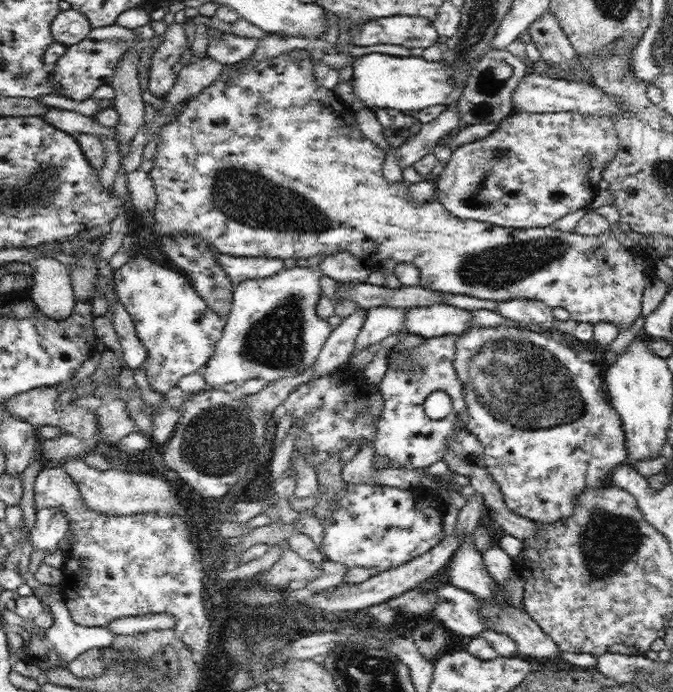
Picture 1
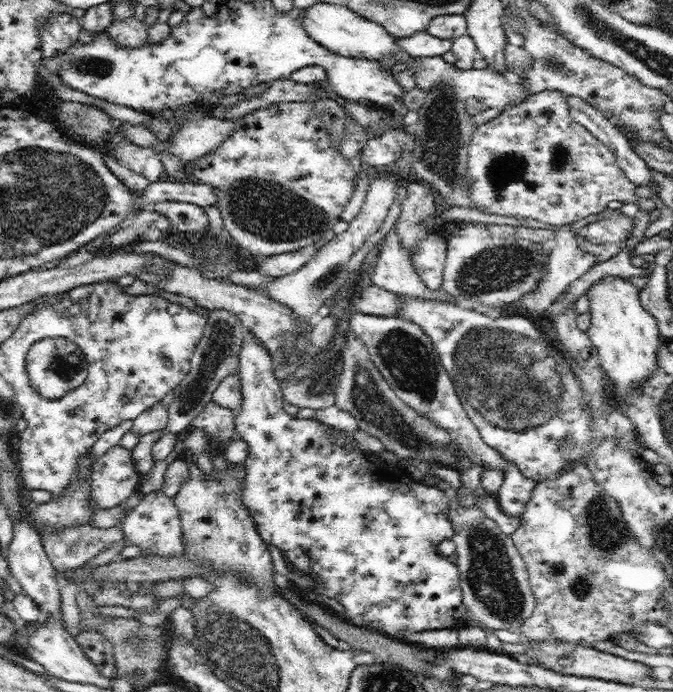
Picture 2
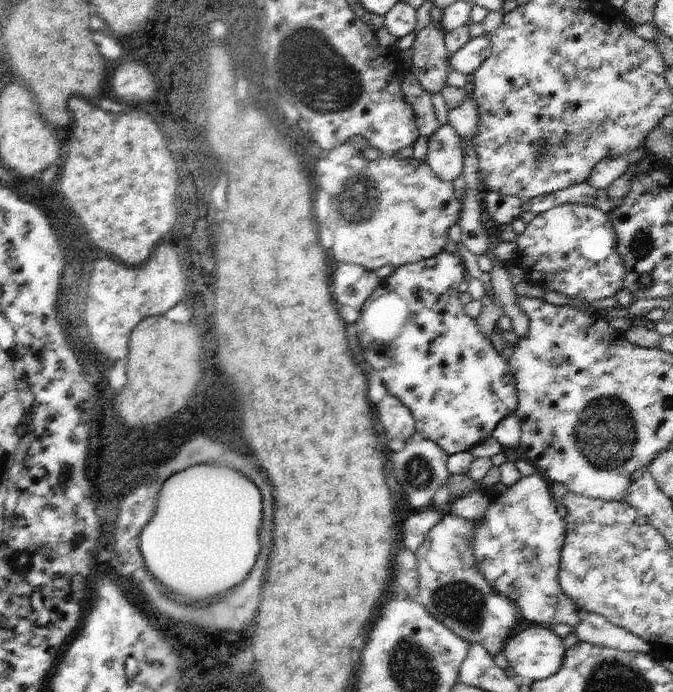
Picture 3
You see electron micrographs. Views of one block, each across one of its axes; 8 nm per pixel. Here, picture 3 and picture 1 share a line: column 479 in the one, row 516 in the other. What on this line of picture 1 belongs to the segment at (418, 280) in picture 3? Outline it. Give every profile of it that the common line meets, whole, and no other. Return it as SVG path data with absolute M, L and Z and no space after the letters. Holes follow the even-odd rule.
M344 484L340 490L338 508L332 512L330 518L324 520L324 554L328 560L344 562L348 568L376 568L376 570L390 570L398 568L400 564L406 564L426 552L430 552L434 546L438 546L446 534L442 530L442 514L446 512L446 504L434 496L428 488L392 488L392 486L374 486L374 484Z

